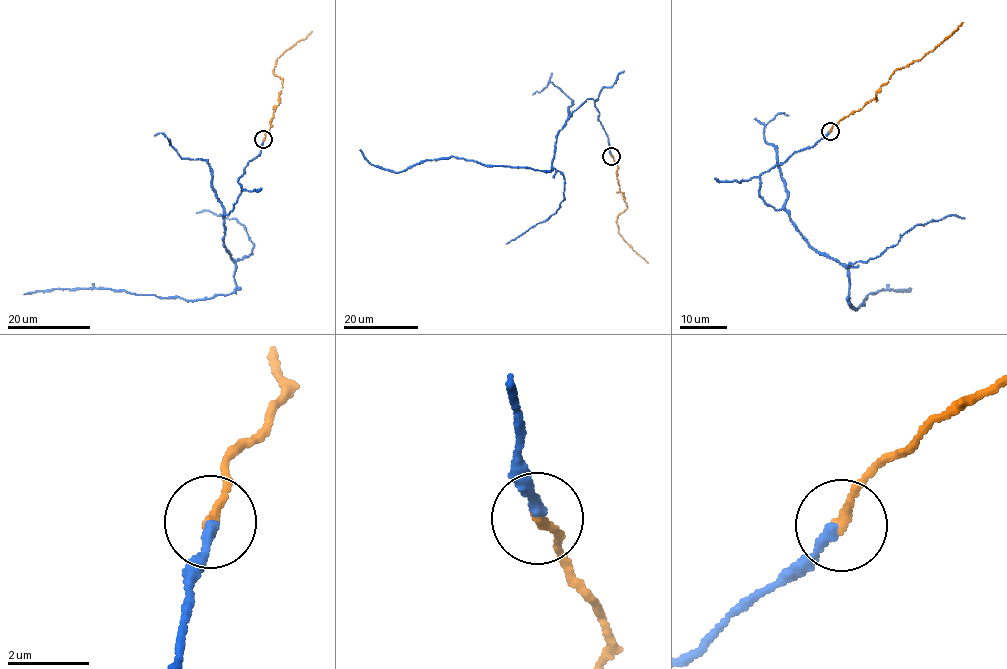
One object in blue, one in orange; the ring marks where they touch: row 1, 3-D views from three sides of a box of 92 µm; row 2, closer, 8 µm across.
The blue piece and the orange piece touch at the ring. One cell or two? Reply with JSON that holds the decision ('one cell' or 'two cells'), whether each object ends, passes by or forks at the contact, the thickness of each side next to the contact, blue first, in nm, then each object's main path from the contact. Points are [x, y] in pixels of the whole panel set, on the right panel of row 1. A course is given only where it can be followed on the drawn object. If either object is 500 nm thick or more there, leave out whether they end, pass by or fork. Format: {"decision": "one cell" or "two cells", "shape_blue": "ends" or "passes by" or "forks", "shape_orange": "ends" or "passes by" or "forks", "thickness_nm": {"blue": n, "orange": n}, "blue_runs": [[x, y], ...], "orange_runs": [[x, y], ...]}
{"decision": "one cell", "shape_blue": "ends", "shape_orange": "ends", "thickness_nm": {"blue": 240, "orange": 240}, "blue_runs": [[830, 131], [760, 176], [760, 197], [847, 268], [854, 309], [876, 292], [911, 290], [895, 292]], "orange_runs": [[830, 131], [840, 120], [870, 102], [895, 70], [921, 59], [962, 22]]}

